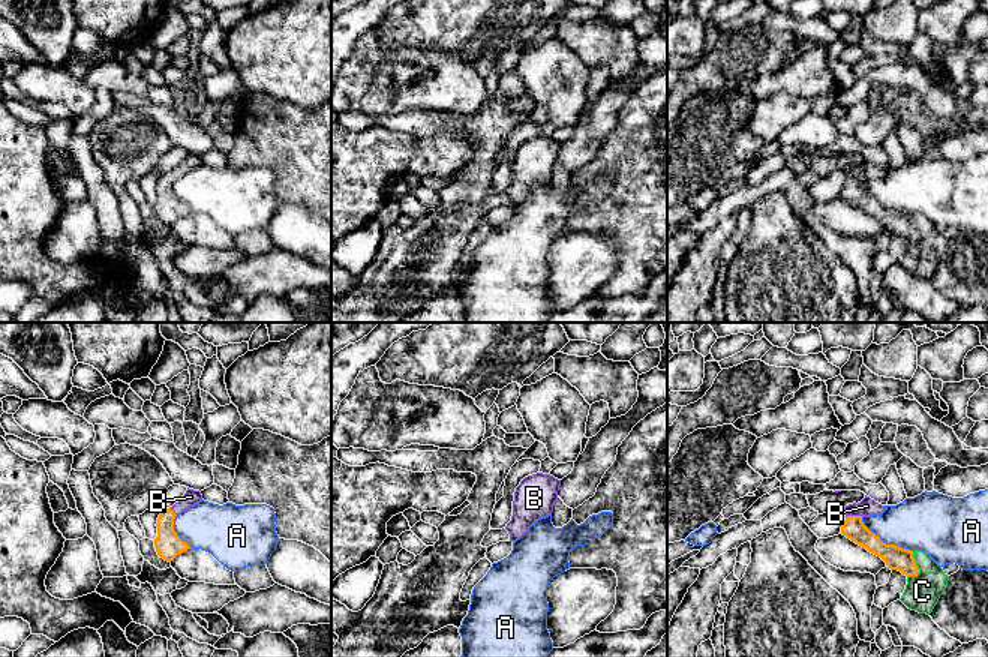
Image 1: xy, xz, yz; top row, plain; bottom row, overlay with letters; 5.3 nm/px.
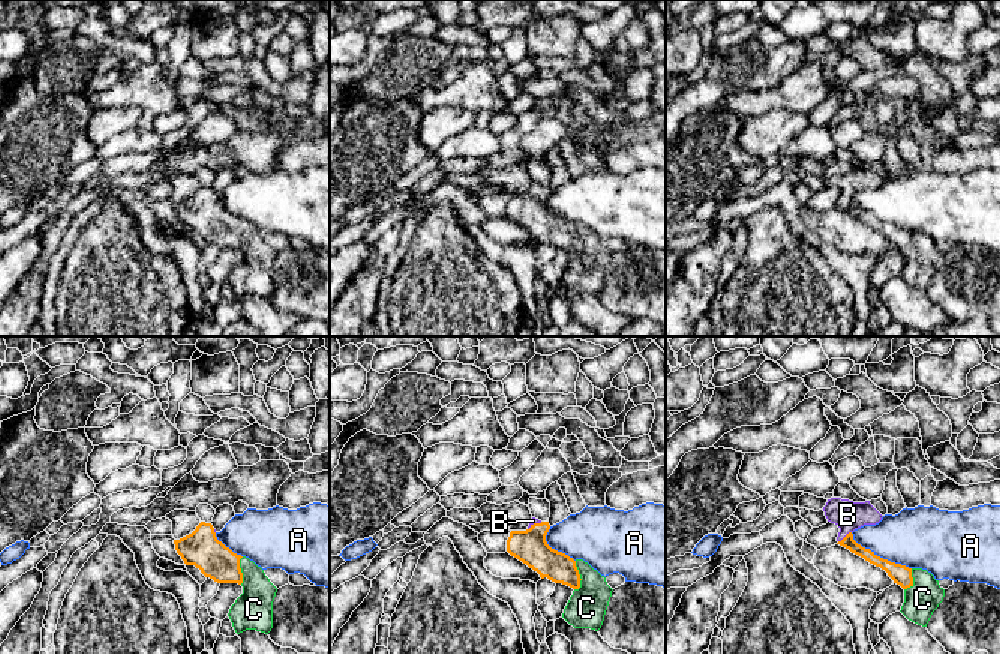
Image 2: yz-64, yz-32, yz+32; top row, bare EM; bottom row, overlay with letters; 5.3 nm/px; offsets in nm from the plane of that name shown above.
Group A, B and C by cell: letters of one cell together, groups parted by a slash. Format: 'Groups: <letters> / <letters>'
Groups: A / B C

